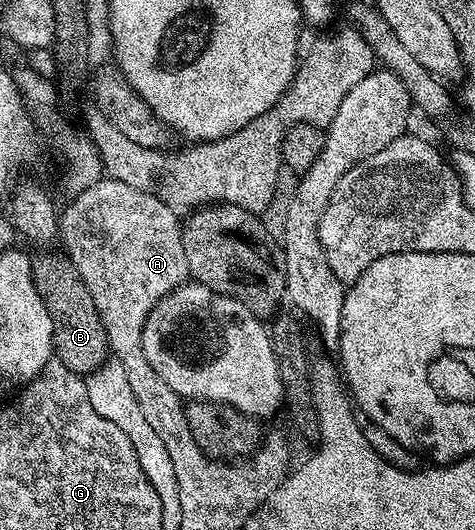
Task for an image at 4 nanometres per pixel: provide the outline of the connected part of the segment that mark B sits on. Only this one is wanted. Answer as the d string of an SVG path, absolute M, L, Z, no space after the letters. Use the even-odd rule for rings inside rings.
M45 250L42 256L32 257L33 281L51 318L56 359L61 360L63 366L67 366L76 376L85 378L89 373L96 372L110 355L108 334L104 332L94 299L84 285L79 270L65 254L49 251L53 250Z

